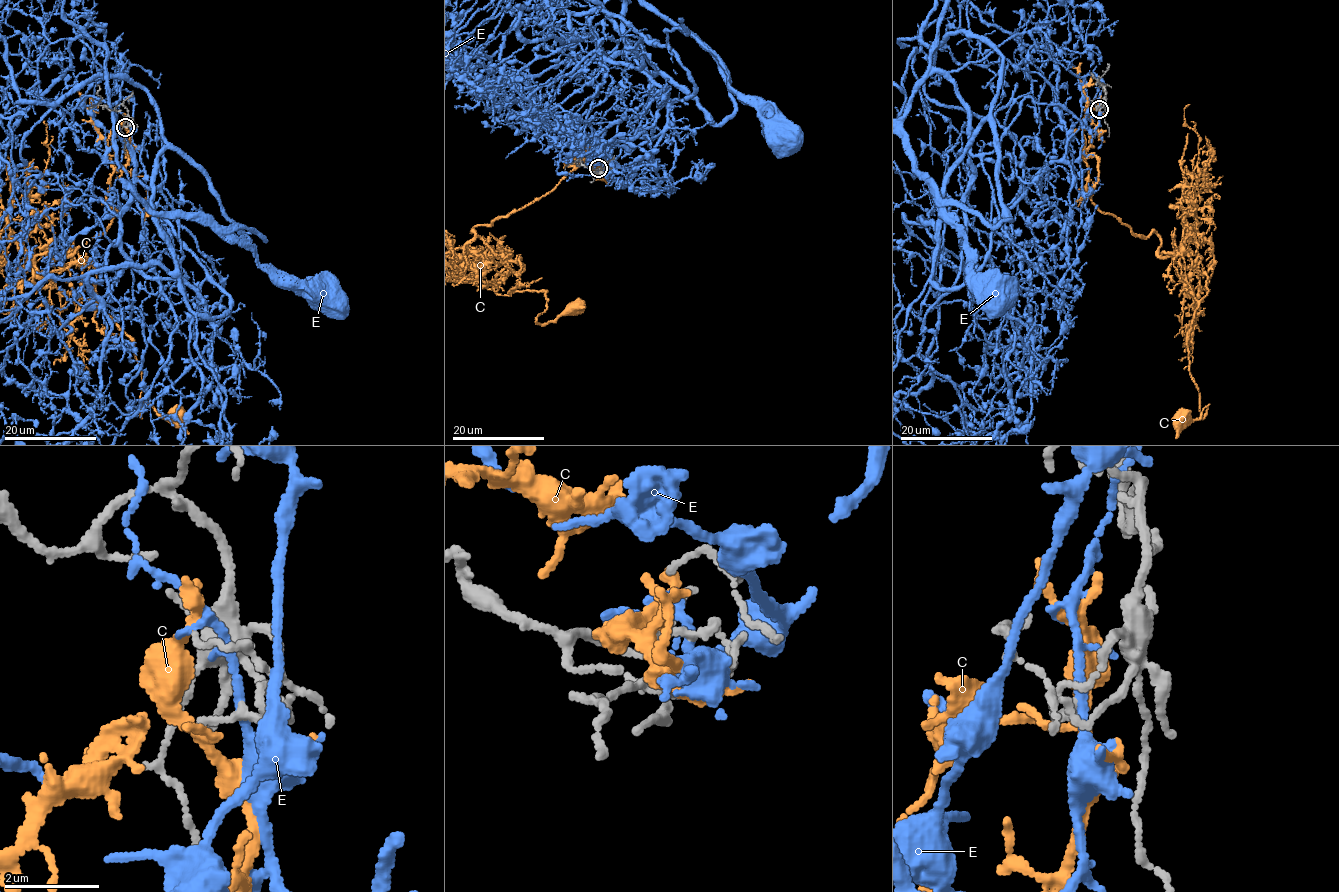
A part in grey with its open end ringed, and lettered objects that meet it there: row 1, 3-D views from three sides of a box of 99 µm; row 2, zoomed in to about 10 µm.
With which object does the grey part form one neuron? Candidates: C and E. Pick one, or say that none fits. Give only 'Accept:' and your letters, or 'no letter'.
Accept: C

